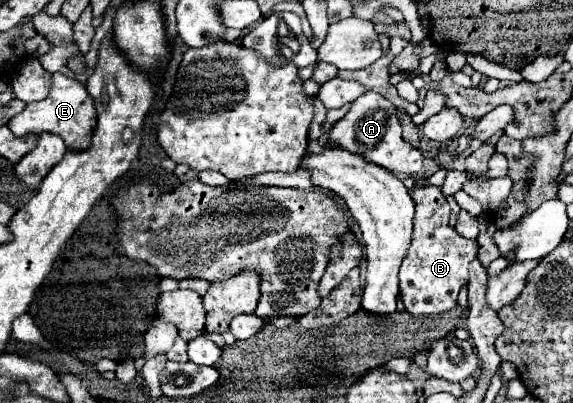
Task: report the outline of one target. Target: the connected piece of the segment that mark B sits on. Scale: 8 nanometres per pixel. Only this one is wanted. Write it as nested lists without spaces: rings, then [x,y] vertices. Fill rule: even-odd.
[[[440,187],[412,189],[415,203],[414,233],[406,259],[400,267],[400,297],[412,315],[436,315],[450,311],[456,305],[458,291],[468,283],[468,265],[478,253],[474,239],[464,239],[456,229],[448,227],[450,205]]]

